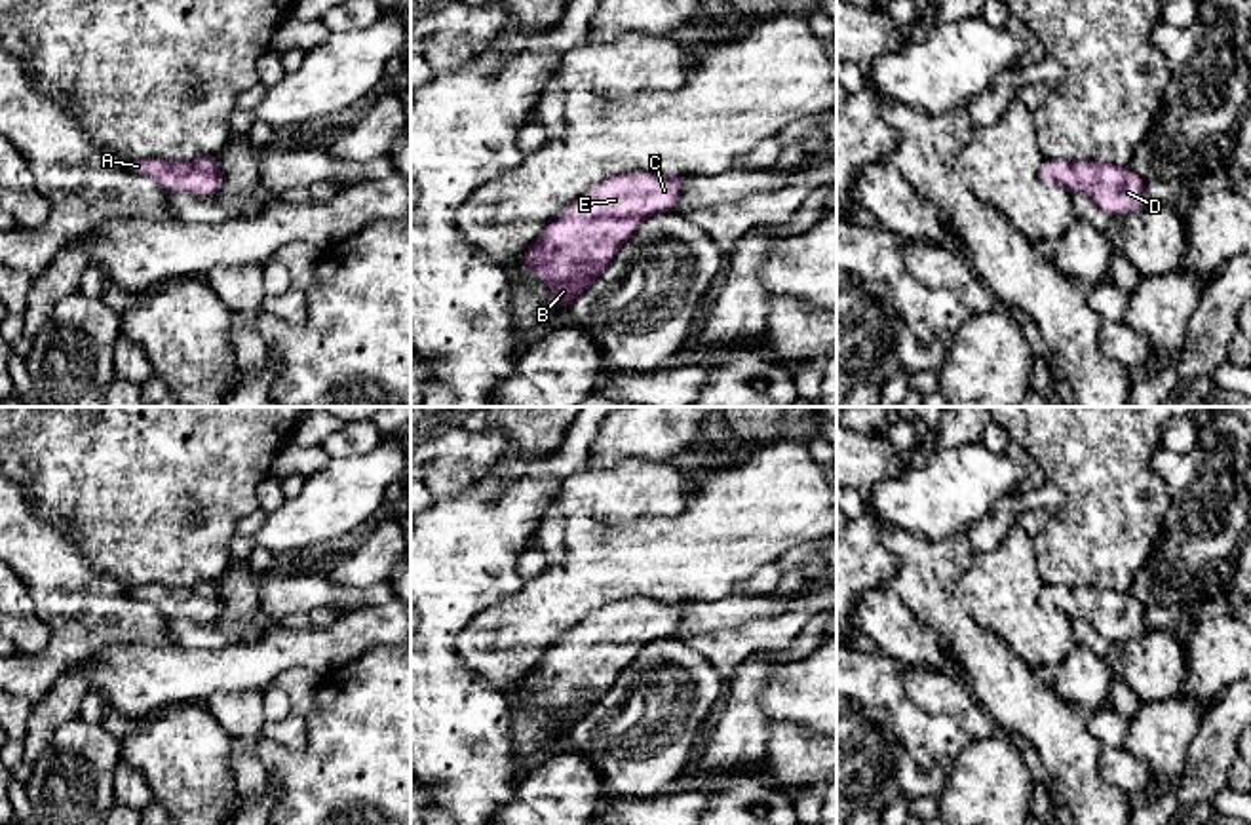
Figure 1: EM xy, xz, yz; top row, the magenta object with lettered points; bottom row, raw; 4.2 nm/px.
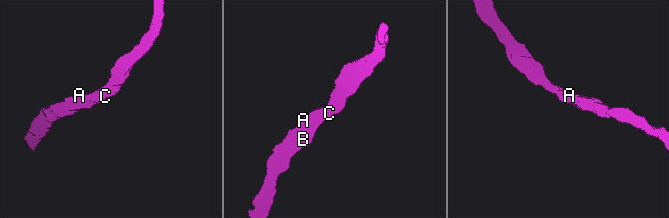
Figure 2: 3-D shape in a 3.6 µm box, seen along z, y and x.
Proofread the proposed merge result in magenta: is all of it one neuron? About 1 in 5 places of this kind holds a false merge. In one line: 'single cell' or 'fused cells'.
single cell

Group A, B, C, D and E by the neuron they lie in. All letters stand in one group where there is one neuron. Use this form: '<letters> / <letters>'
A B C D E

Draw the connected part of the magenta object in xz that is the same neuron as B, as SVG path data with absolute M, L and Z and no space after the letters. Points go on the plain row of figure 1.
M626 599L595 610L568 631L563 644L544 654L538 667L521 681L521 688L540 707L551 711L551 728L567 736L584 715L599 705L622 669L633 662L643 646L675 637L684 604L654 599Z

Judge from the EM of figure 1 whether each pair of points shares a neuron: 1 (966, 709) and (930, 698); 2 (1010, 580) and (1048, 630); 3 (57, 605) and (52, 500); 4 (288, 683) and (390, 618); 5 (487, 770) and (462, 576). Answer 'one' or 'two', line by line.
1: one
2: one
3: two
4: two
5: one

